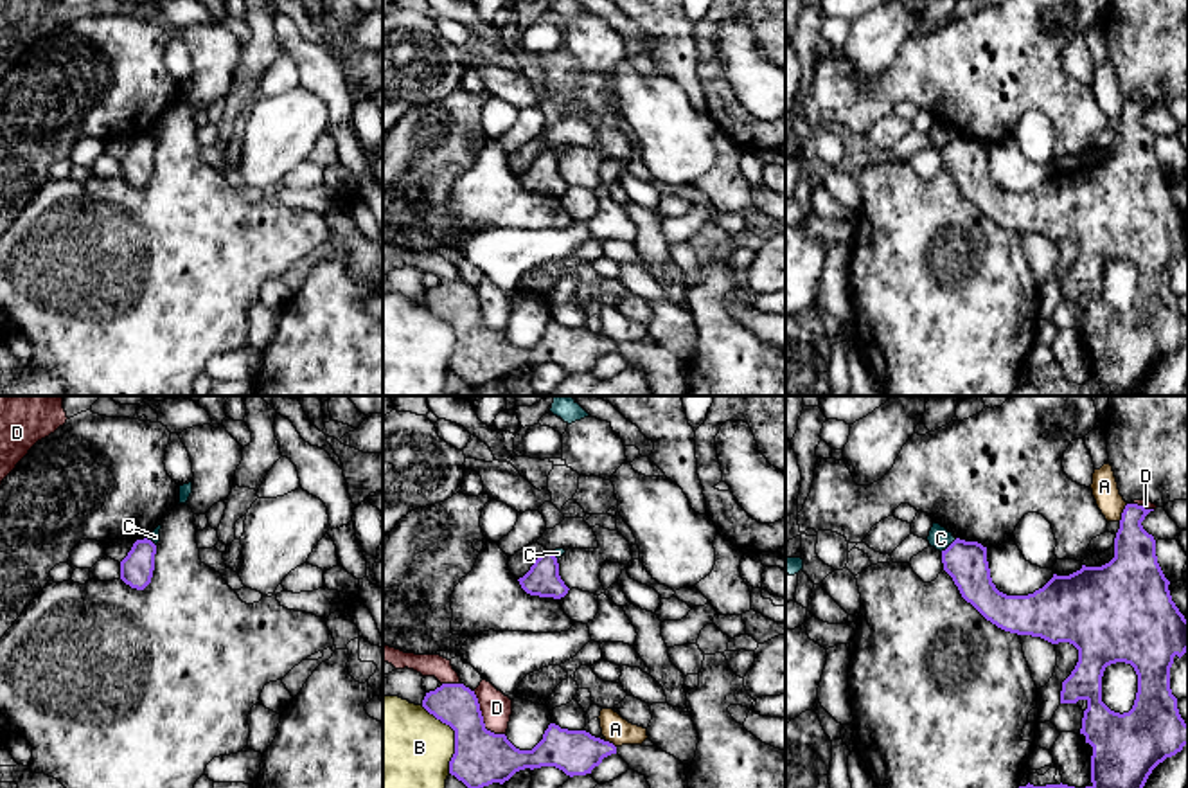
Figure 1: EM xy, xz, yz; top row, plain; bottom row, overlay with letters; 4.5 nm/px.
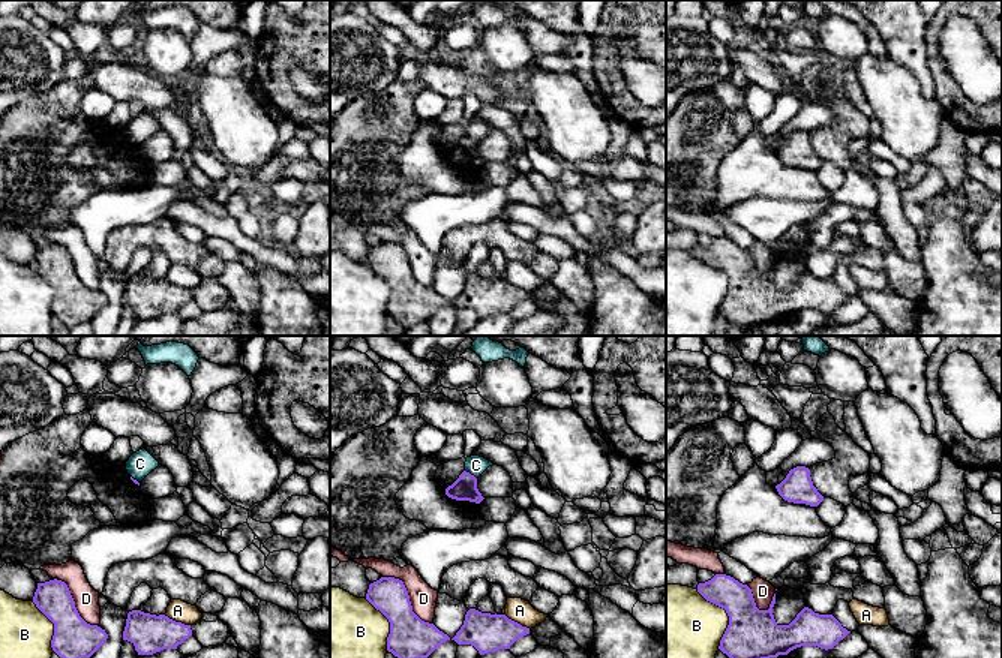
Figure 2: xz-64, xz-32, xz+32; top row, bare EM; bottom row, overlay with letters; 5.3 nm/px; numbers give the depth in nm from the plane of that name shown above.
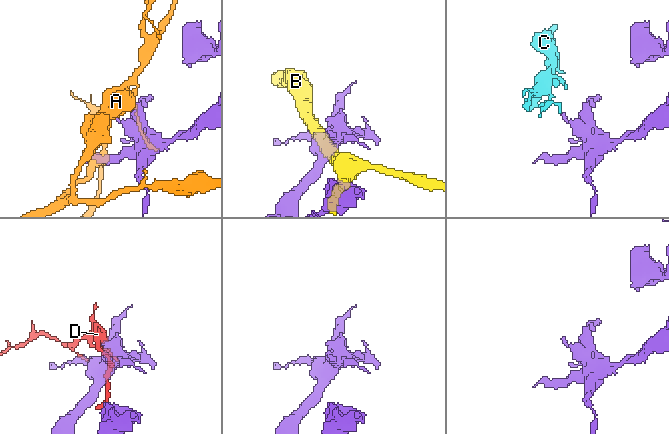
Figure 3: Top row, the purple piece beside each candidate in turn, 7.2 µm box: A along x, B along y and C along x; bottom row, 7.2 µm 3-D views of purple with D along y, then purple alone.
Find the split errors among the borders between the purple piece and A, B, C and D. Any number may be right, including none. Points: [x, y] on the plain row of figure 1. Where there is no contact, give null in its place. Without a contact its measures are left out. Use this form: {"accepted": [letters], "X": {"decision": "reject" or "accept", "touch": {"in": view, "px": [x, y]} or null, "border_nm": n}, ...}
{"accepted": [], "A": {"decision": "reject", "touch": {"in": "yz", "px": [1122, 110]}, "border_nm": 90}, "B": {"decision": "reject", "touch": {"in": "xz", "px": [455, 333]}, "border_nm": 340}, "C": {"decision": "reject", "touch": {"in": "yz", "px": [949, 143]}, "border_nm": 100}, "D": {"decision": "reject", "touch": {"in": "xz", "px": [482, 315]}, "border_nm": 240}}

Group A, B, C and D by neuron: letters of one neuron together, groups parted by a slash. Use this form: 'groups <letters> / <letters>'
groups A / B / C / D

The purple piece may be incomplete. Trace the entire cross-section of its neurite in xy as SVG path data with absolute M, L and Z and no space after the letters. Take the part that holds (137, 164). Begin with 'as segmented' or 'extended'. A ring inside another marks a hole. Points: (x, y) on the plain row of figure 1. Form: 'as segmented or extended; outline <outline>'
as segmented; outline M144 135L137 137L120 158L120 176L131 185L144 187L153 175L156 142Z

